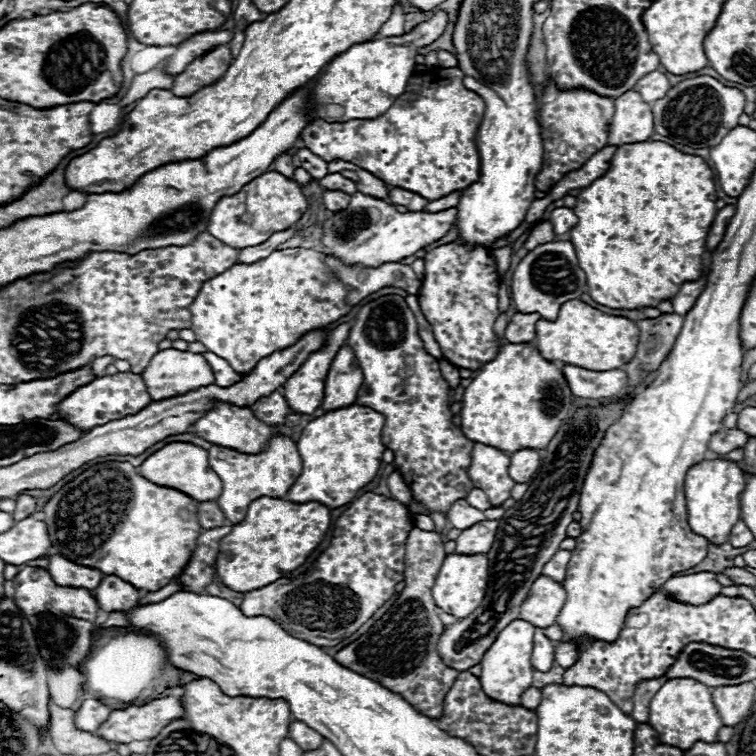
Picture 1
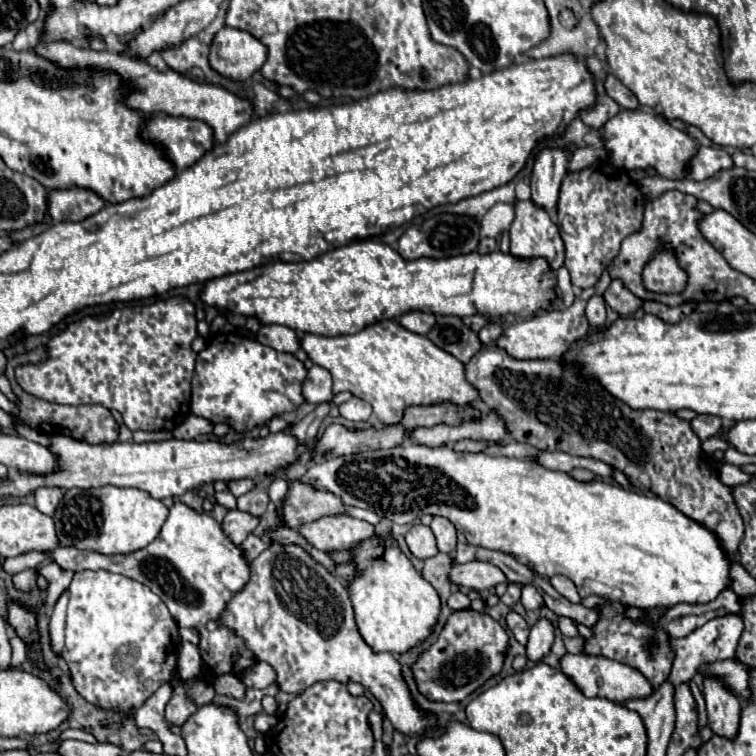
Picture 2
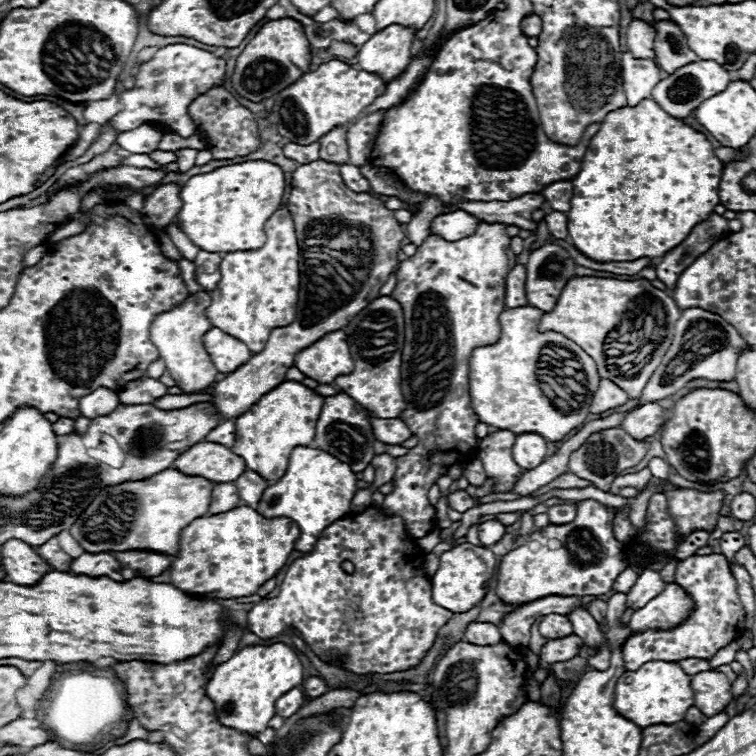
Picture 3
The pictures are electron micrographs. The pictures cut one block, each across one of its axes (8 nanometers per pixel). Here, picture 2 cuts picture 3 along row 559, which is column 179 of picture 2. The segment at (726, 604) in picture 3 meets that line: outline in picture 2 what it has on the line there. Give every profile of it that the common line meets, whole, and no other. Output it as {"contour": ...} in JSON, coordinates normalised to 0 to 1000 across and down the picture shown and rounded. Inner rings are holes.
{"contour":[[[246,899],[241,907],[230,910],[228,926],[225,926],[222,934],[220,934],[220,952],[222,952],[222,958],[241,960],[241,958],[249,952],[249,947],[254,947],[254,944],[262,939],[262,934],[257,934],[257,931],[246,923],[246,913],[249,913],[249,907],[251,907],[254,902],[257,902],[257,899]]]}

